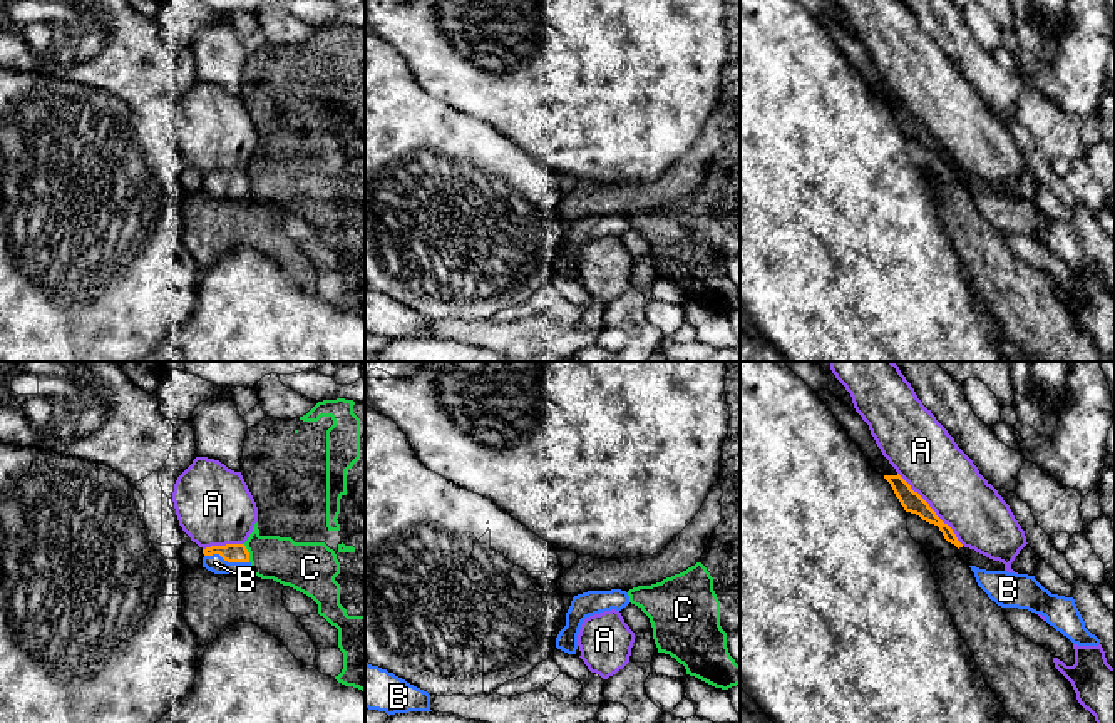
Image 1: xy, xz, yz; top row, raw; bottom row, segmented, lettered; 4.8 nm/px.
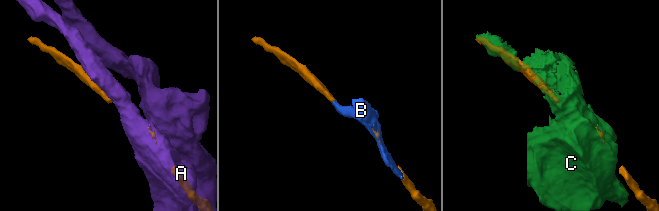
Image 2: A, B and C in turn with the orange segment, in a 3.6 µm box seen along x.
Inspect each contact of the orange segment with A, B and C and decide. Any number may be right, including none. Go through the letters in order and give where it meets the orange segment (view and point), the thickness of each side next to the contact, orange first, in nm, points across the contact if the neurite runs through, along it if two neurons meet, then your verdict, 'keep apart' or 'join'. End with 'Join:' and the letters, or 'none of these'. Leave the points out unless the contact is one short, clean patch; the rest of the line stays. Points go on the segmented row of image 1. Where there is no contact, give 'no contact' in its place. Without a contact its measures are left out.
A: meets orange in yz at (931, 509); 100 nm thick on the orange side, 300 nm on the other; keep apart
B: meets orange in xy at (226, 559); 100 nm thick on the orange side, 90 nm on the other; join
C: meets orange in xy at (248, 553); 100 nm thick on the orange side, 220 nm on the other; keep apart
Join: B

